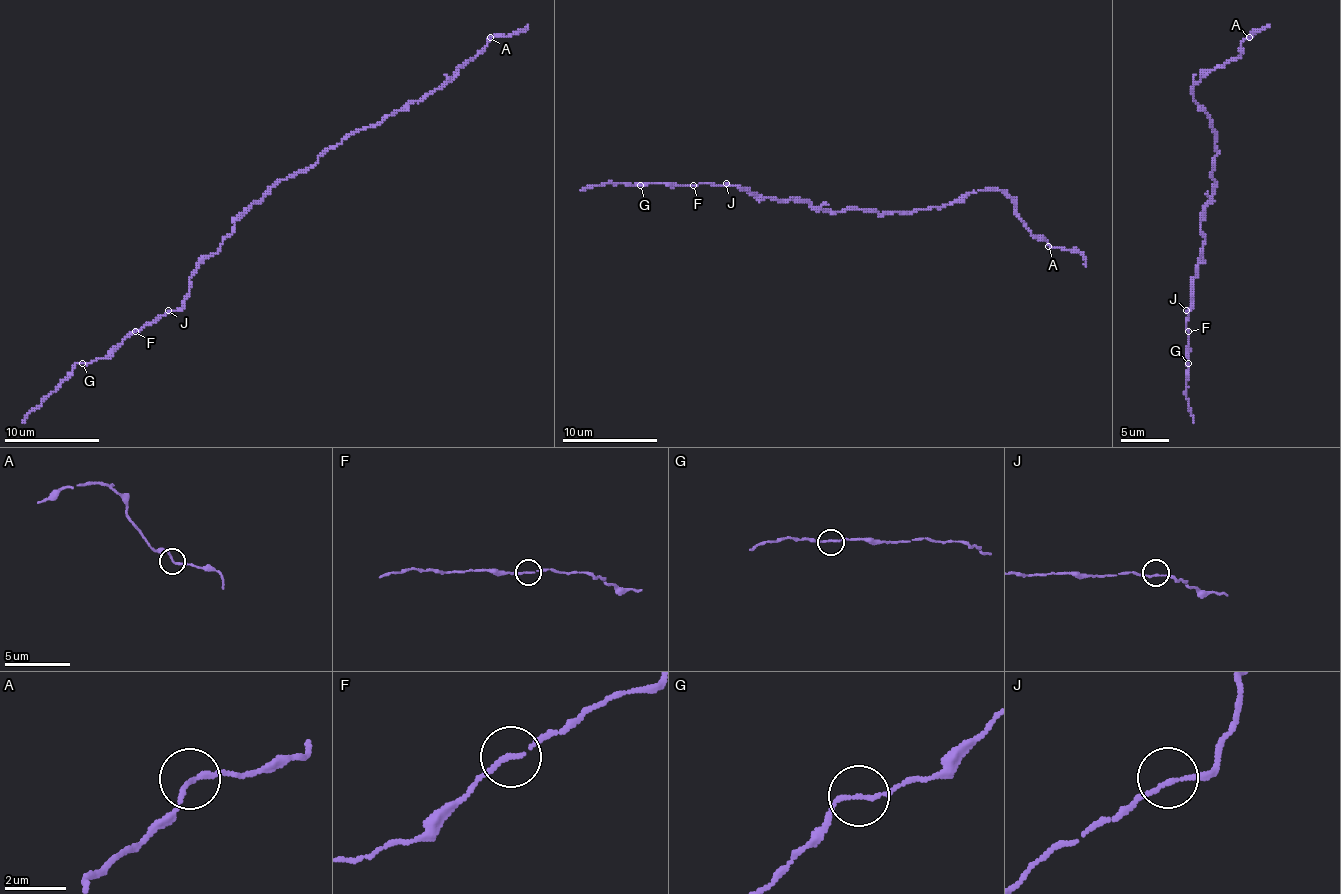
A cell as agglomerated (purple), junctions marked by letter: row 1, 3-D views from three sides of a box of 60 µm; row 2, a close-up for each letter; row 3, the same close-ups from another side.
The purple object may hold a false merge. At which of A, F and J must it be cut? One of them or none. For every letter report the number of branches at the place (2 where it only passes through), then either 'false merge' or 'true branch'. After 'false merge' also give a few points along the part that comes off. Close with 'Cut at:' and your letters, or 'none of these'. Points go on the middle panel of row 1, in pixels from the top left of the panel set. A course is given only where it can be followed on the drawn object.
A: branches 2; true branch
F: branches 2; true branch
J: branches 2; true branch
Cut at: none of these

